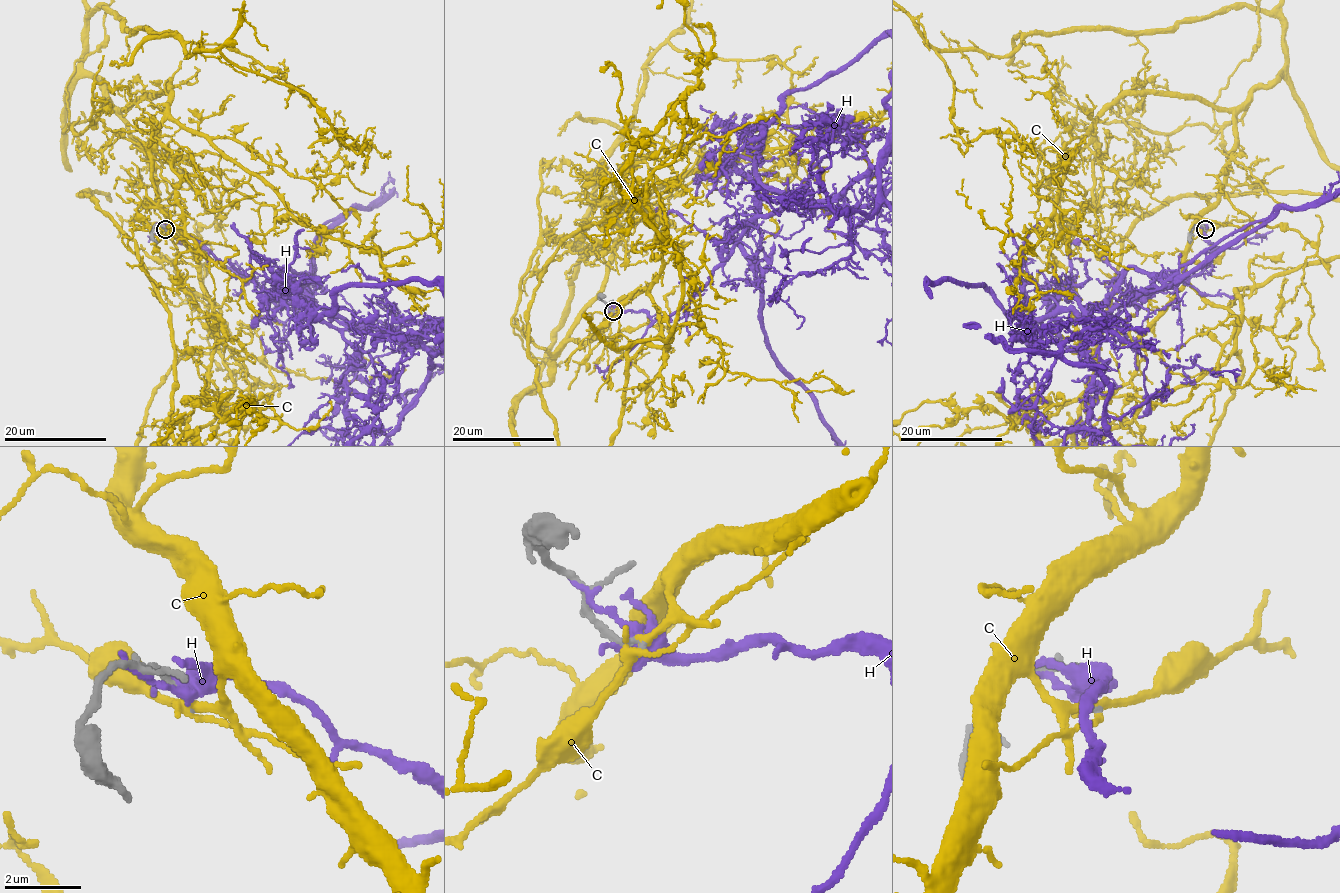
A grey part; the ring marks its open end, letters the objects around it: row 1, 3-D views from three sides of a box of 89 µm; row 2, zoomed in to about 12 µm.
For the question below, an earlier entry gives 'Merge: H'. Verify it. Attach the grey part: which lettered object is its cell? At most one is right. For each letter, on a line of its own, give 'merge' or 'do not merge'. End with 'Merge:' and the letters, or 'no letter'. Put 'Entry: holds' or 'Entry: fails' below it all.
C: merge
H: do not merge
Merge: C
Entry: fails

